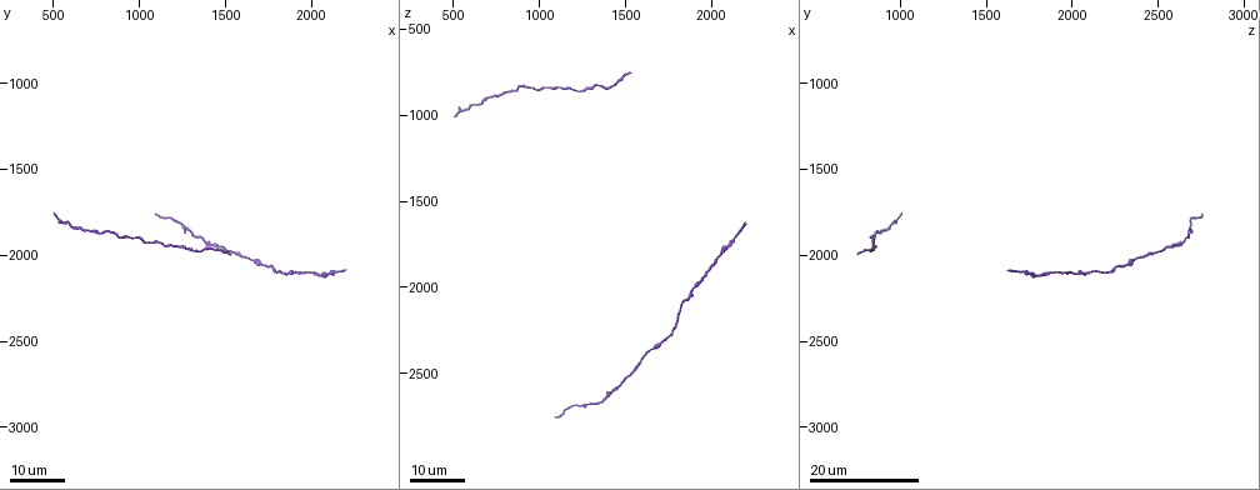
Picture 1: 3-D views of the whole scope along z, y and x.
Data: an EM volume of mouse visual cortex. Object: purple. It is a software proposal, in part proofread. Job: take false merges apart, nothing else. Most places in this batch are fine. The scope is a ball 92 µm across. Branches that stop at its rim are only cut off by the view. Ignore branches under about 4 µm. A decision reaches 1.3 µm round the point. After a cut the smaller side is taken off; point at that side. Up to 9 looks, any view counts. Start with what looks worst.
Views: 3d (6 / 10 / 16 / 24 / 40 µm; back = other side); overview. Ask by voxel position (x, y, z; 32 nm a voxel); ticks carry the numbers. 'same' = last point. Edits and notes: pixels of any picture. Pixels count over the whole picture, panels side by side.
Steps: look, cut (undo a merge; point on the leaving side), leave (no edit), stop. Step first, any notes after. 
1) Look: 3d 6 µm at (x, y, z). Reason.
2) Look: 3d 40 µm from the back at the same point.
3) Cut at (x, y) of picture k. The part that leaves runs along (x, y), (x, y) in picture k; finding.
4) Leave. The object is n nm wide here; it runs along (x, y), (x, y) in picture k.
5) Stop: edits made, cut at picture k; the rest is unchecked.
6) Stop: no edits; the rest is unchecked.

Look: 3d 24 µm at (1340, 2000, 840). Narrows sharply.

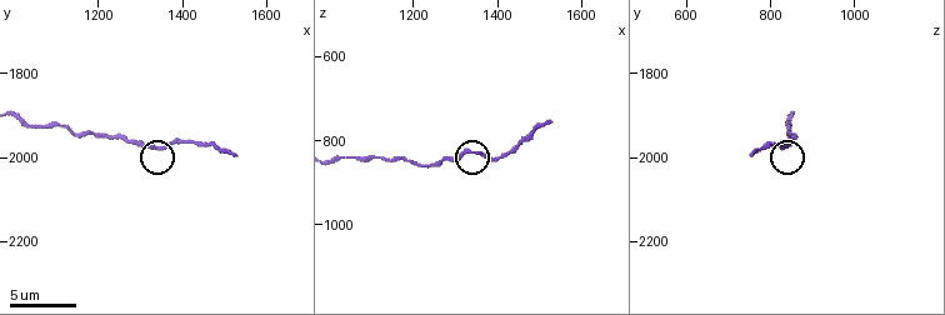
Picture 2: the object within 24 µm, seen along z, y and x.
Look: 3d 6 µm at (1355, 1975, 825).

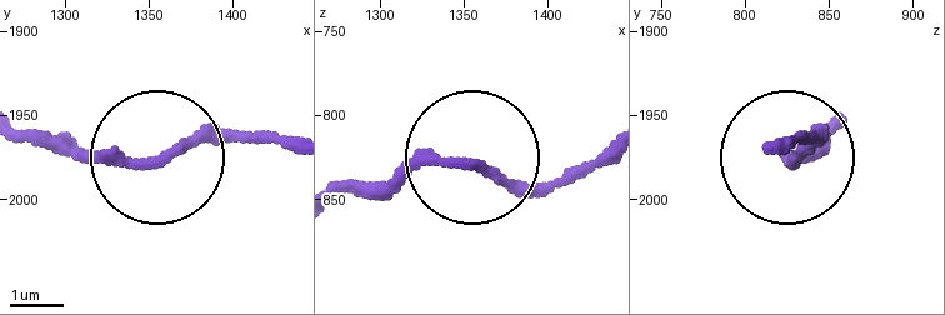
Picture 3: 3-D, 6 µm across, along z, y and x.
Leave. The object is 190 nm wide here; continuous, no second cell.

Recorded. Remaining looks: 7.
Look: 3d 24 µm at (540, 1820, 980). Calibre changes.

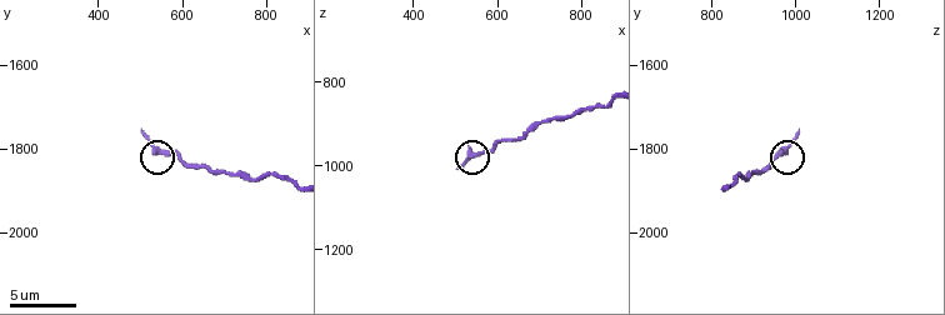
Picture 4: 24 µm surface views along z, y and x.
Look: 3d 6 µm at (545, 1805, 970). Zoom in.

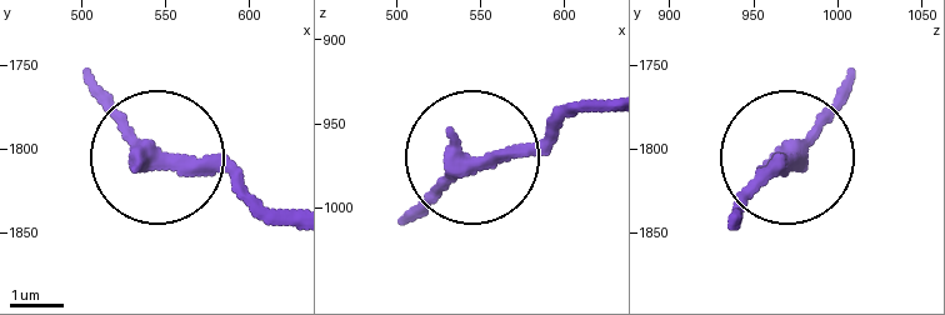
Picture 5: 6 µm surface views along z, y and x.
Leave. It runs along (726, 226), (848, 69) in picture 5; one cell here.

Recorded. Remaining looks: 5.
Look: 3d 16 µm at (2040, 2120, 1820). Narrows sharply.

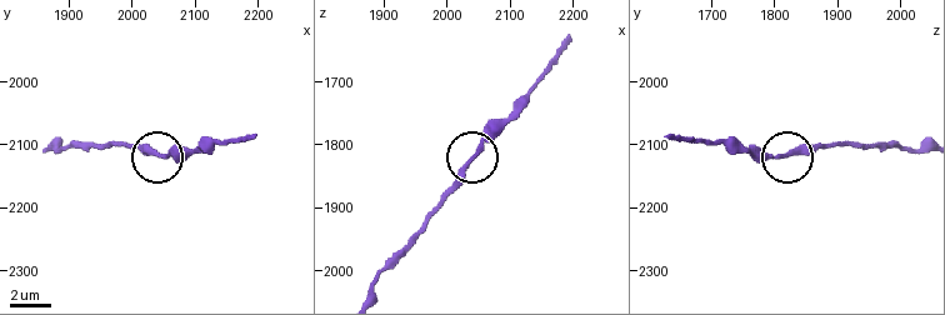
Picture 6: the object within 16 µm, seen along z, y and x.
Look: 3d 6 µm at (2050, 2120, 1810).

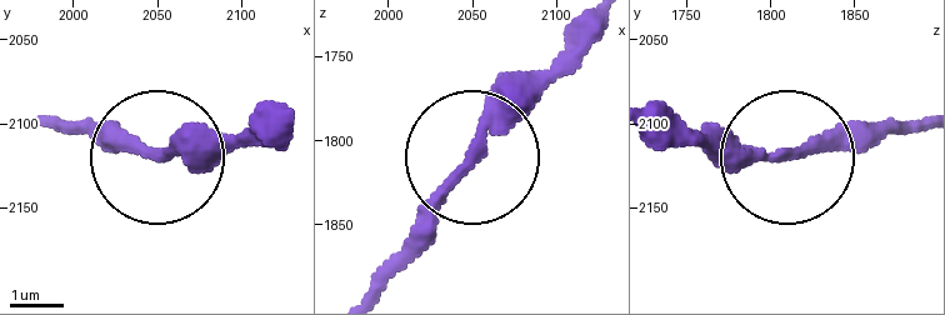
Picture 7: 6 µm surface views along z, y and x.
Leave. It runs along (590, 29), (379, 266) in picture 7; one cell here.

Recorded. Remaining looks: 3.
Look: 3d 16 µm at (1840, 2100, 2080). Calibre changes.

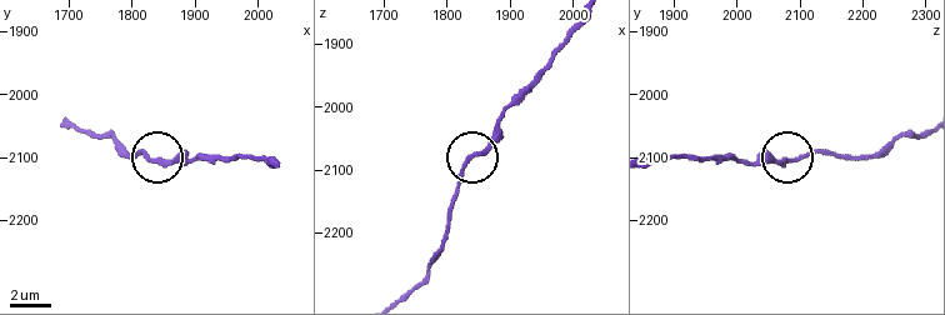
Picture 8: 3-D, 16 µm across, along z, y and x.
Look: 3d 6 µm at (1850, 2105, 2070).

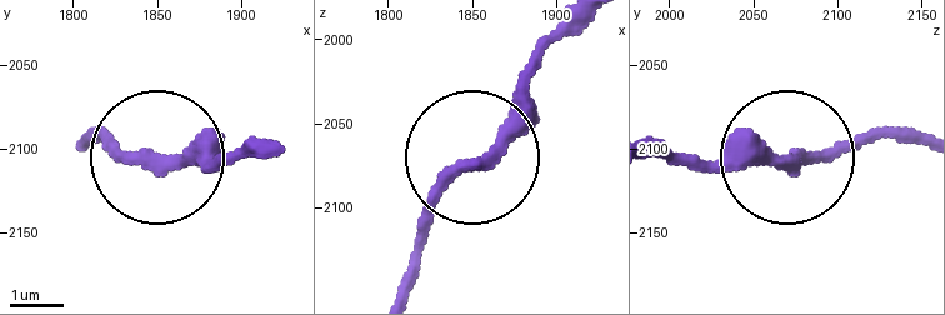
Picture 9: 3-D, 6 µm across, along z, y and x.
Leave. It runs along (576, 23), (509, 130), (441, 198), (406, 274) in picture 9; one cell here.

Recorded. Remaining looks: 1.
Stop: no edits; the rest is unchecked.

